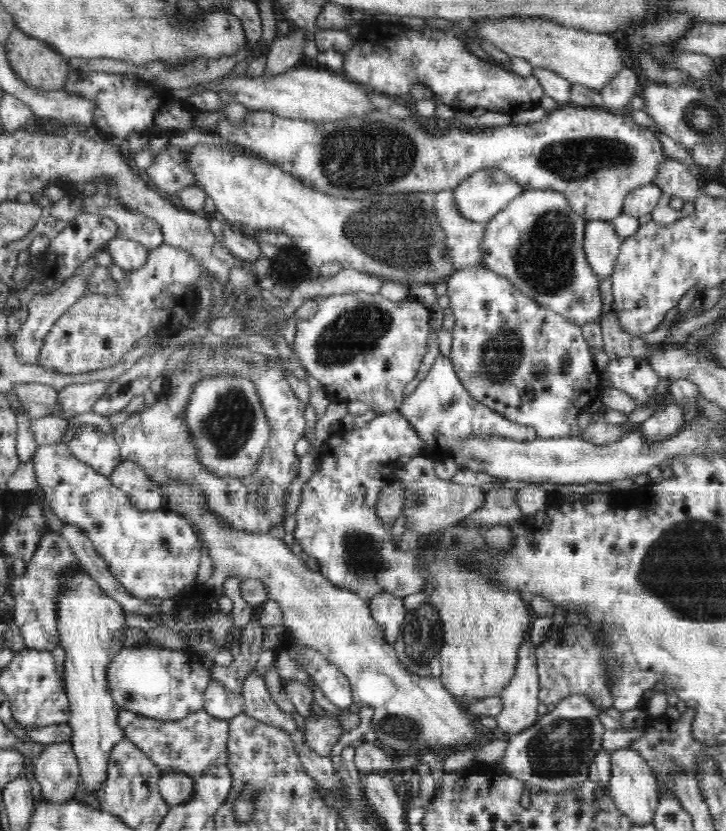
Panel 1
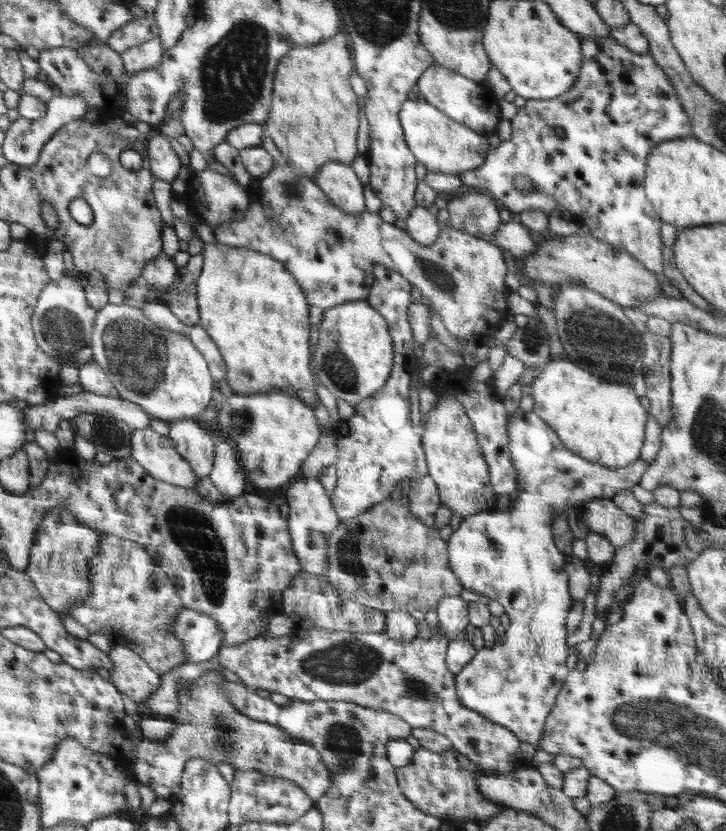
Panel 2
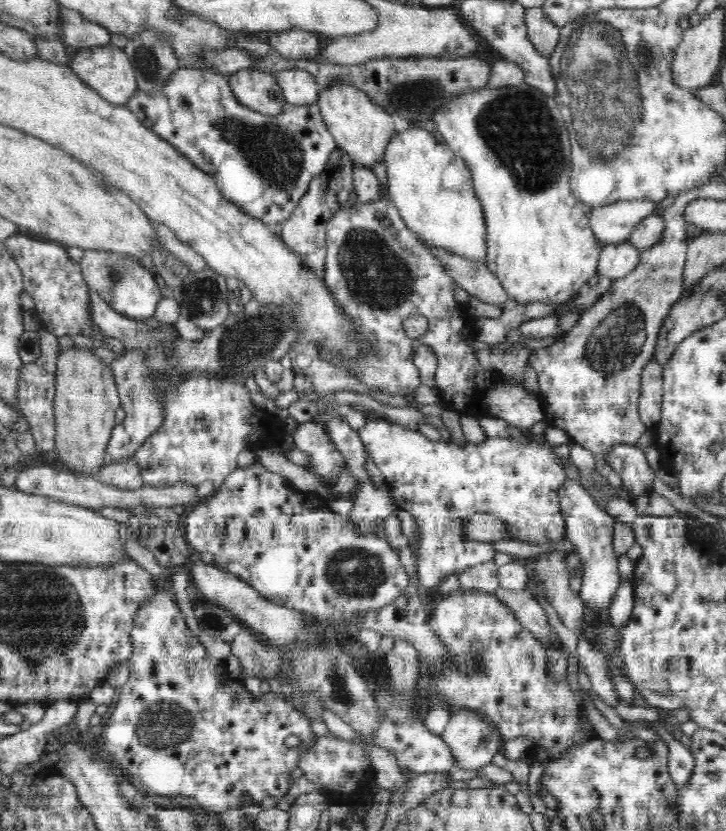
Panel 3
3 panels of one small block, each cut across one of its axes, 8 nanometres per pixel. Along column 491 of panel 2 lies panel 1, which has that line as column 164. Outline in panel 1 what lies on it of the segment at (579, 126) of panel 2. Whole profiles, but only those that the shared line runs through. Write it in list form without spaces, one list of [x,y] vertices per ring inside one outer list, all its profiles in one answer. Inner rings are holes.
[[[174,145],[161,150],[154,164],[143,170],[145,178],[159,188],[163,196],[176,196],[180,189],[195,184],[193,172],[186,164],[186,152]]]

